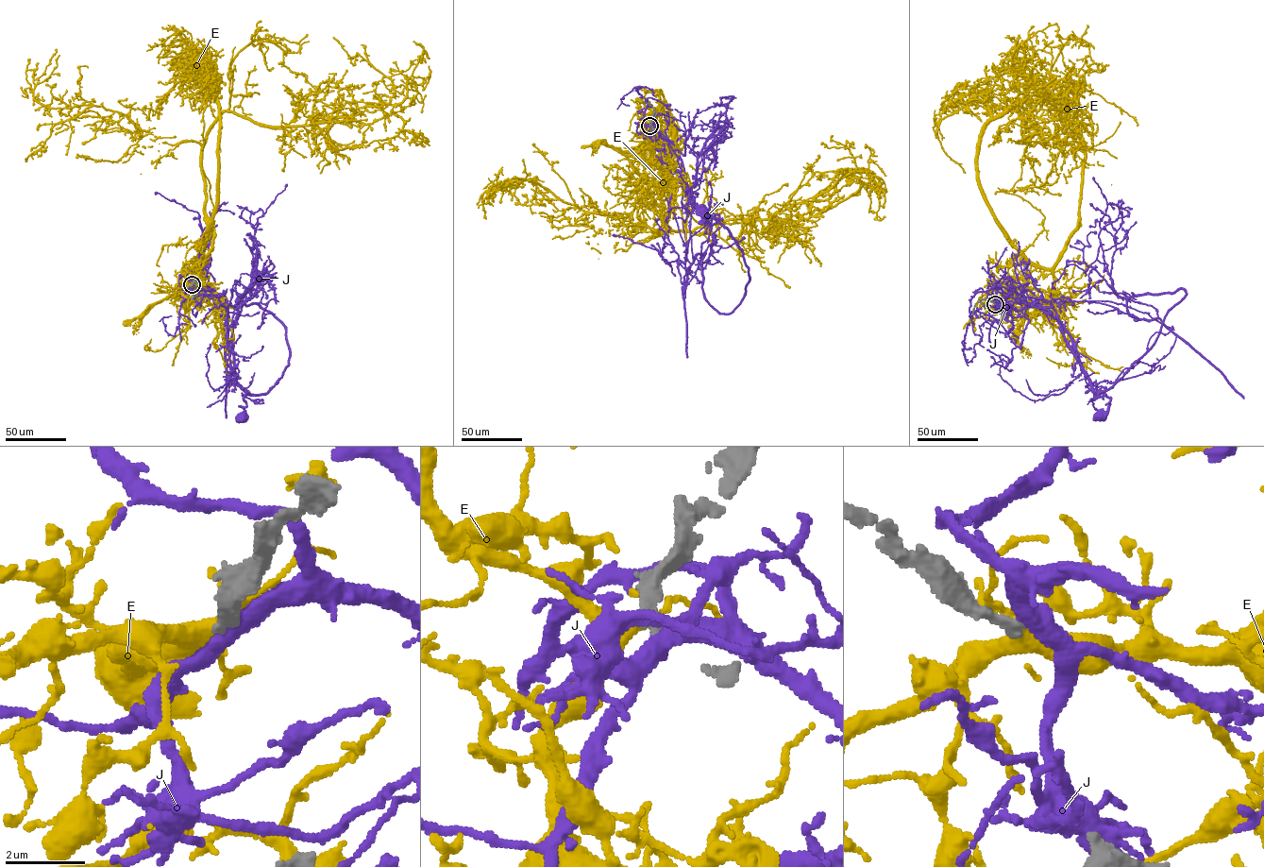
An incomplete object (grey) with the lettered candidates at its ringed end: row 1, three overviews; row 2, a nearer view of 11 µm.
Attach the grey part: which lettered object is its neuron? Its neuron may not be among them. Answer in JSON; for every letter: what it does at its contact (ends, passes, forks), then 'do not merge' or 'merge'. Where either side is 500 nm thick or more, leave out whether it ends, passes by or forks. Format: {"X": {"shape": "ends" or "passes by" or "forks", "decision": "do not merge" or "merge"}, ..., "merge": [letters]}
{"E": {"shape": "passes by", "decision": "do not merge"}, "J": {"shape": "passes by", "decision": "do not merge"}, "merge": []}

